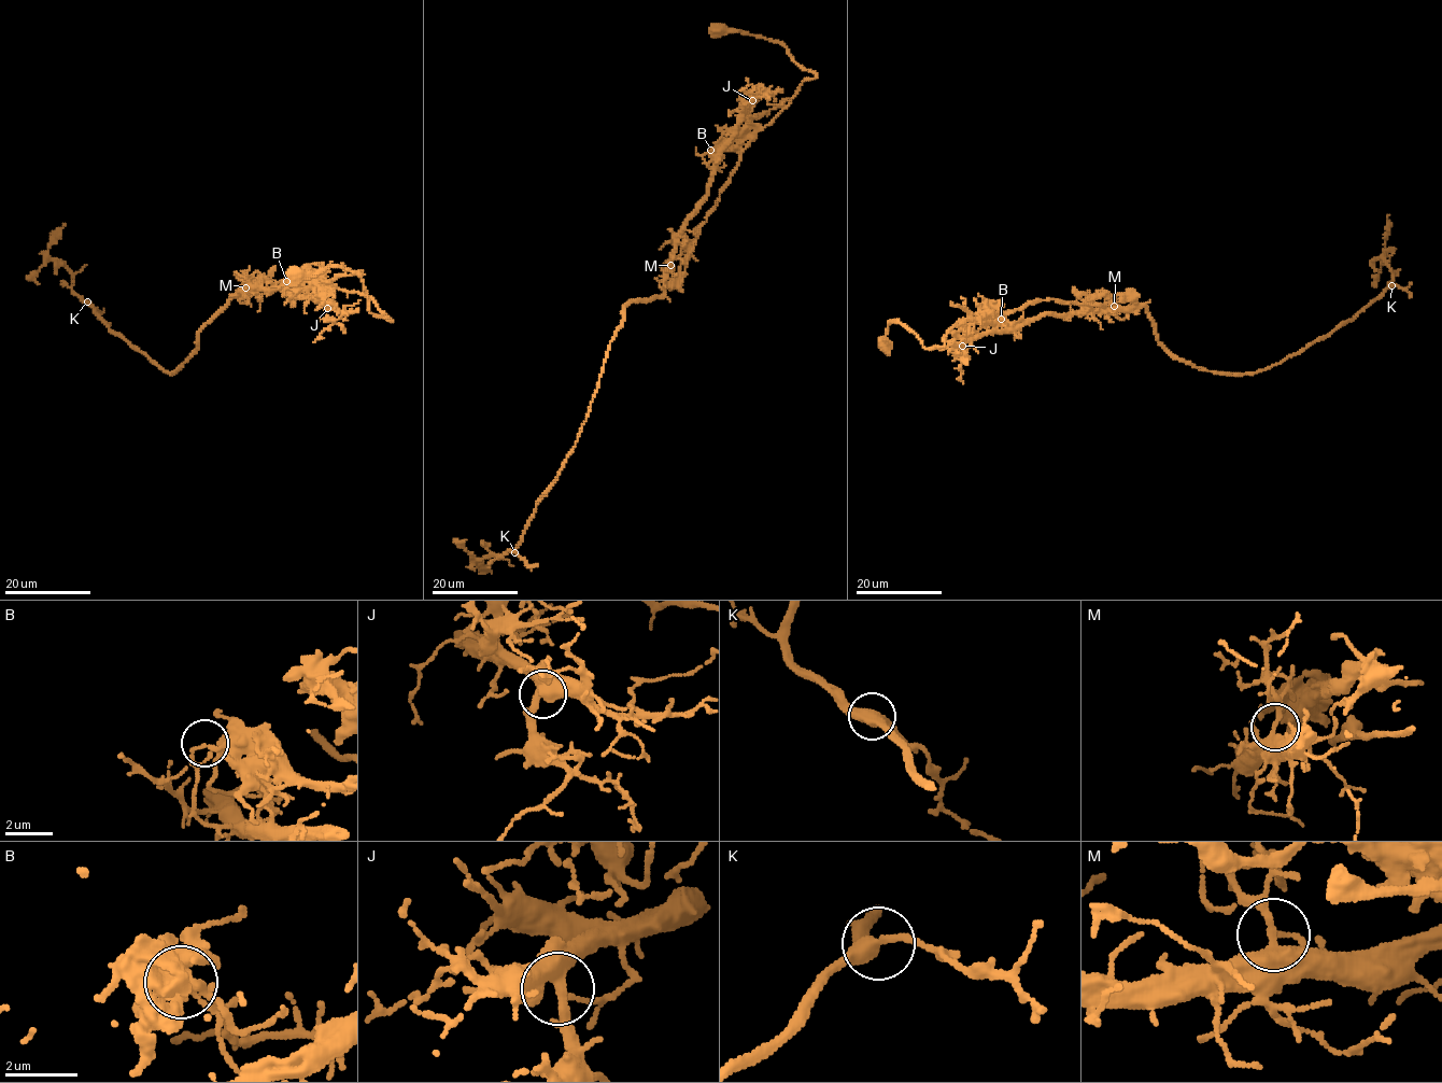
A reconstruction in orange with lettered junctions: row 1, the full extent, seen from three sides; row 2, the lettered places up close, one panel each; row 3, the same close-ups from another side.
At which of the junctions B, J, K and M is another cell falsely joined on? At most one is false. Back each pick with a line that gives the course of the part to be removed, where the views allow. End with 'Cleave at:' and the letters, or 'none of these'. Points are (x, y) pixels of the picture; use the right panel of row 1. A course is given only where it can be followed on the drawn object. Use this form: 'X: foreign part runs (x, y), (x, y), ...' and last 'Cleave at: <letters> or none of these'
B: foreign part runs (1001, 320), (1021, 325), (1142, 305), (1178, 359), (1212, 371), (1263, 370), (1388, 287), (1390, 214)
Cleave at: B

